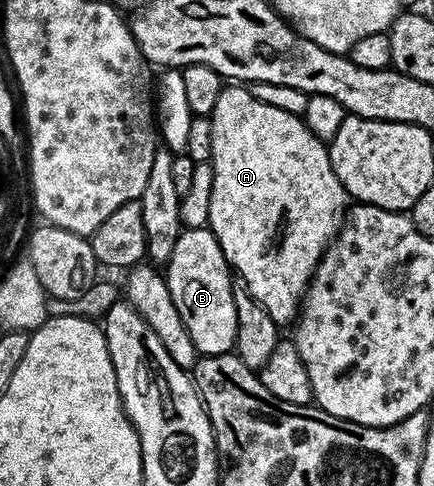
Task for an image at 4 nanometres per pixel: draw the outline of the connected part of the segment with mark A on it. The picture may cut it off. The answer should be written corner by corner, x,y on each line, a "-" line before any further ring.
242,84
223,85
220,96
216,99
216,108
212,108
208,117
212,128
212,152
209,163
214,168
212,204
208,204
208,216
210,217
208,228
216,236
231,271
237,277
238,274
242,277
239,278
241,285
245,286
247,292
262,305
264,312
268,312
268,316
272,316
272,320
279,324
293,323
297,319
302,296
306,293
306,287
310,284
314,269
317,268
322,253
329,248
334,237
338,235
338,230
342,227
342,221
346,218
348,209
348,195
332,168
327,143
323,139
317,138
306,127
305,121
299,115
284,112
284,108
276,108
272,104
264,104
264,100
256,100
256,96
252,96
250,89

